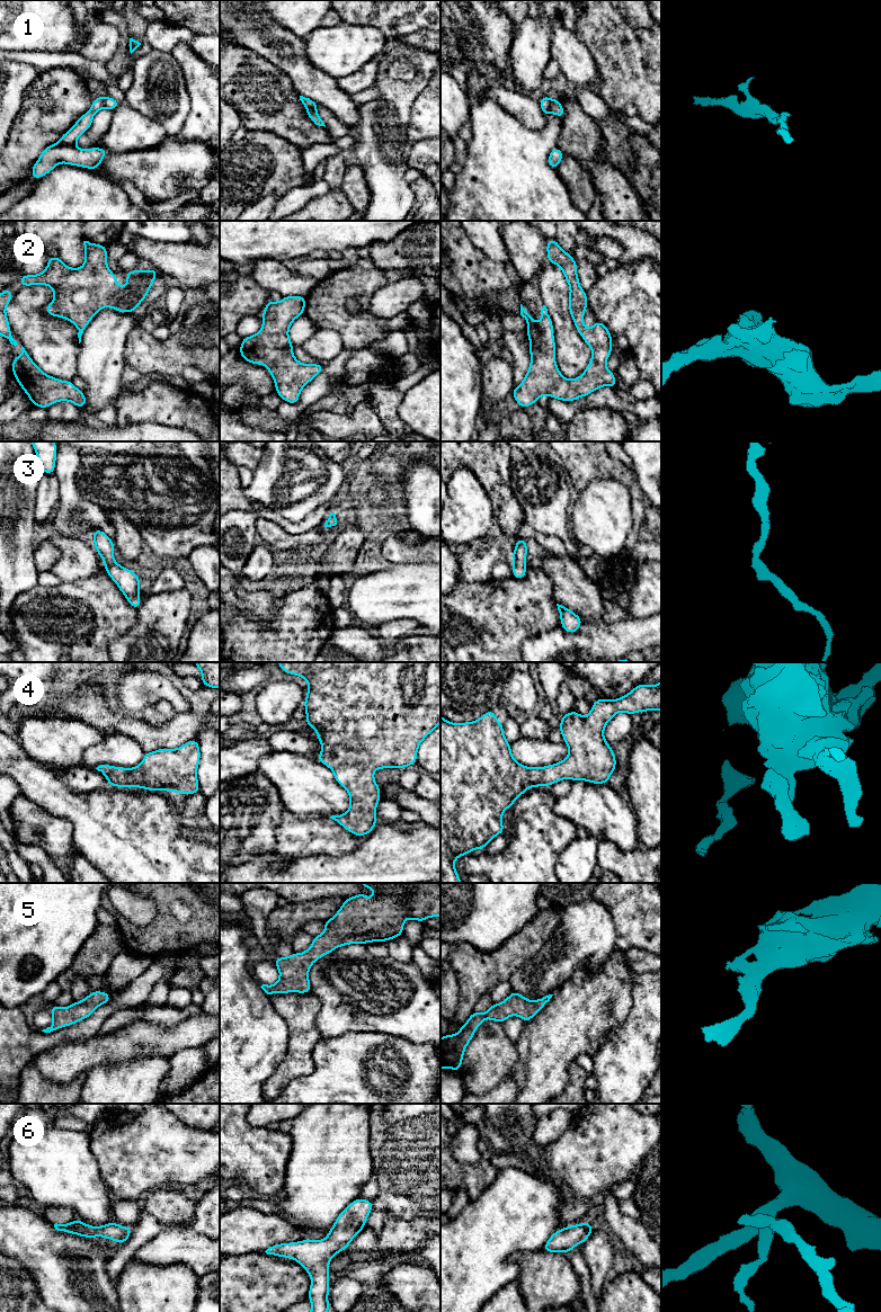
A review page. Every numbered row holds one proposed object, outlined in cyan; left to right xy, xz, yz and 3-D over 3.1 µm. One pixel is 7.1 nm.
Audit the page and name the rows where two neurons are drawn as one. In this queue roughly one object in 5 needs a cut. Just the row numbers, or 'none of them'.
none of them

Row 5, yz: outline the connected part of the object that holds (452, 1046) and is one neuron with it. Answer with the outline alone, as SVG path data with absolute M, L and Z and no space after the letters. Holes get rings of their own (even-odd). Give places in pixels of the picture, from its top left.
M513 991L502 1002L492 1003L488 1011L473 1011L466 1023L460 1027L457 1034L447 1034L440 1038L440 1069L460 1071L464 1051L484 1019L501 1024L516 1015L527 1023L550 1001L552 996L549 994L539 1000L527 1000L520 993Z

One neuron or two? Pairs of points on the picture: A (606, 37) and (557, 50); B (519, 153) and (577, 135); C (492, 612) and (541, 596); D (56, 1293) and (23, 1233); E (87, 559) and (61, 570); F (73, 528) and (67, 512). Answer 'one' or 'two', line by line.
A: two
B: two
C: one
D: one
E: one
F: one

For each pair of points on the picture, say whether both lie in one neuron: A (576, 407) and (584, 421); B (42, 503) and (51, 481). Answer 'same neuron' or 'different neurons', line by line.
A: different neurons
B: same neuron

